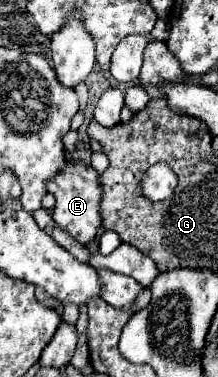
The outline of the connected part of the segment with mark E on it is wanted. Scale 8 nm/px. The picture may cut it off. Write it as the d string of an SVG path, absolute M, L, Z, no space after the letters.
M67 153L65 157L65 167L57 177L51 177L47 181L47 191L55 197L55 207L53 207L53 219L55 223L65 229L73 239L79 243L87 243L95 239L99 227L101 227L101 179L99 173L91 167L89 161L81 161Z

